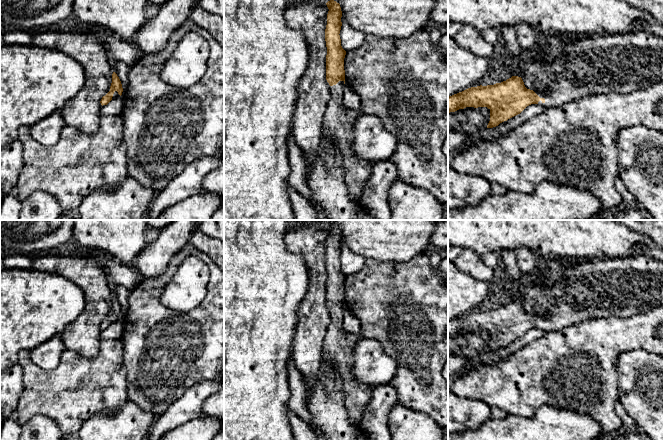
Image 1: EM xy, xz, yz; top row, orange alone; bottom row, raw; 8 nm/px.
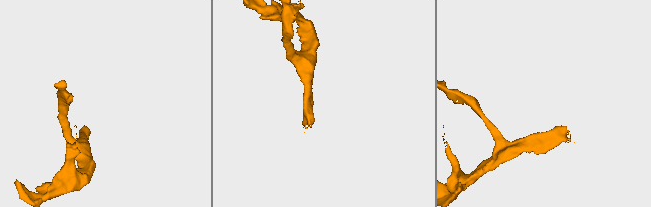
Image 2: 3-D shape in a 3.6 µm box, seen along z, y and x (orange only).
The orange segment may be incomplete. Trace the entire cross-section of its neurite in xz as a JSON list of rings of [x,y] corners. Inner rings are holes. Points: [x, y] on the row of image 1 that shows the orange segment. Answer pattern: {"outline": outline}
{"outline": [[[334,0],[328,1],[326,5],[329,9],[325,29],[326,80],[329,83],[330,100],[323,118],[323,134],[332,139],[340,152],[348,193],[353,201],[360,203],[374,163],[360,159],[354,150],[353,132],[360,112],[347,109],[343,105],[346,51],[341,46],[339,35],[342,11],[340,4]]]}

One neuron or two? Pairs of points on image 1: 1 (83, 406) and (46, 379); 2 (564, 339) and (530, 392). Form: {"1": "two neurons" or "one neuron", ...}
{"1": "one neuron", "2": "one neuron"}

